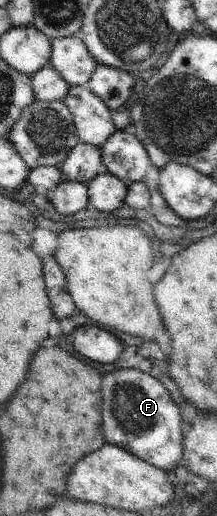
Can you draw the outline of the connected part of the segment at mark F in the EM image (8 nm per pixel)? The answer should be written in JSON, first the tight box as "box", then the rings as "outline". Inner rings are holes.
{"box":[102,370,186,473],"outline":[[[118,370],[108,374],[102,380],[102,430],[104,430],[104,440],[108,444],[120,446],[126,452],[150,462],[156,468],[162,468],[172,473],[172,470],[181,464],[183,454],[183,442],[186,433],[186,425],[183,422],[178,406],[170,400],[168,390],[162,386],[162,382],[158,382],[156,378],[152,378],[150,374],[146,374],[142,370]]]}

